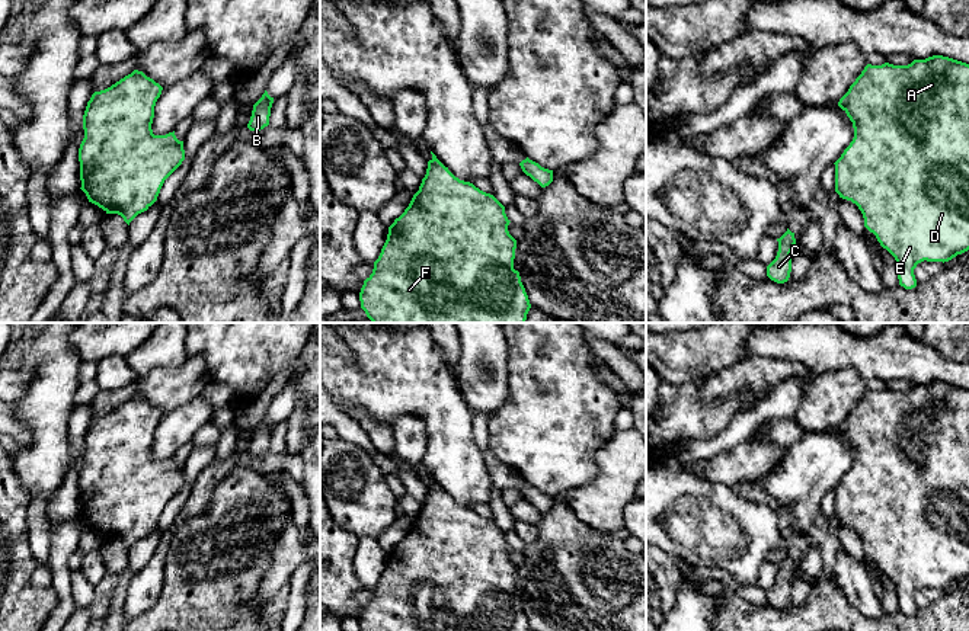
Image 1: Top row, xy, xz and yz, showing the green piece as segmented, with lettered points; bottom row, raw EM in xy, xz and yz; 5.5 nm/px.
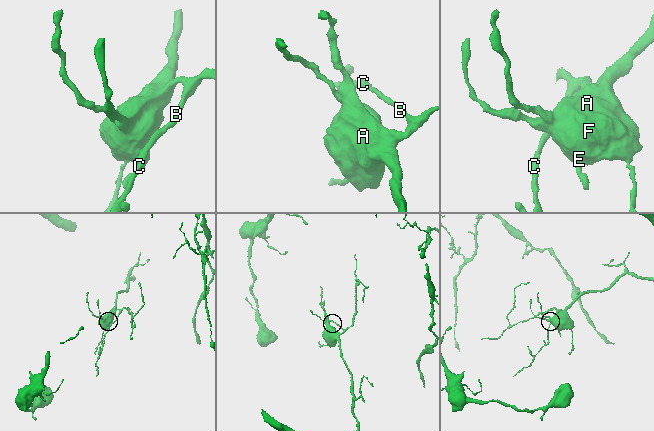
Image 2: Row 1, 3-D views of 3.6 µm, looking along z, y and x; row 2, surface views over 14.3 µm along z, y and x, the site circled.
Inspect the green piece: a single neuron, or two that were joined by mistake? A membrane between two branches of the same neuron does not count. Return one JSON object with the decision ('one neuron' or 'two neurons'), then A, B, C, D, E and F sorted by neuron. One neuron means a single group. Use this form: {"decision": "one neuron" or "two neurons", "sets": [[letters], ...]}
{"decision": "one neuron", "sets": [["A", "B", "C", "D", "E", "F"]]}

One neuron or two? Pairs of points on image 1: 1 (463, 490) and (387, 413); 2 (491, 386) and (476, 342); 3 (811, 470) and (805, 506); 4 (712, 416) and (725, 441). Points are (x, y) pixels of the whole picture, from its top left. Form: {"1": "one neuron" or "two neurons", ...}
{"1": "one neuron", "2": "one neuron", "3": "one neuron", "4": "two neurons"}

